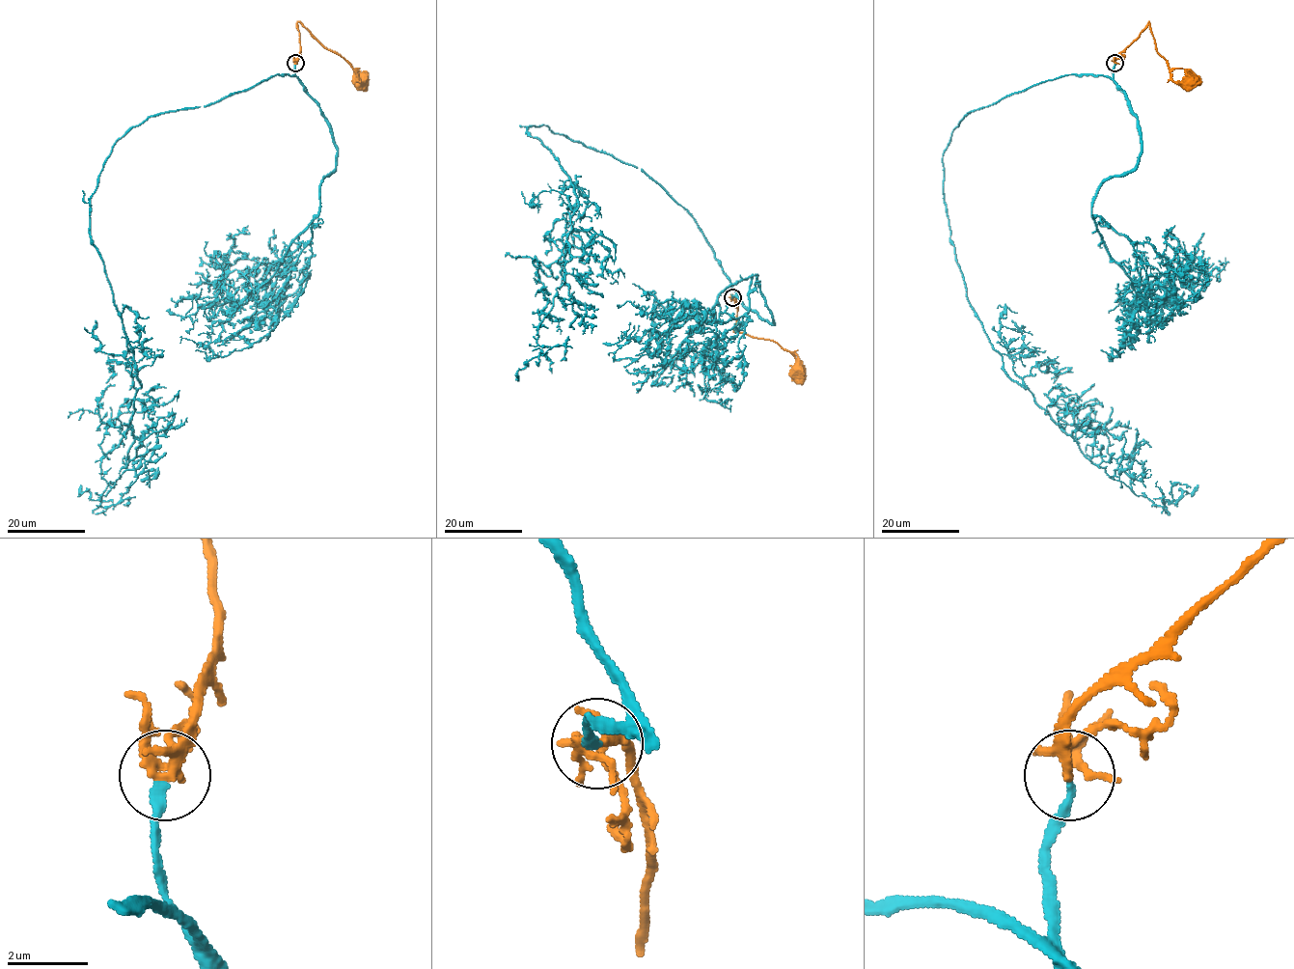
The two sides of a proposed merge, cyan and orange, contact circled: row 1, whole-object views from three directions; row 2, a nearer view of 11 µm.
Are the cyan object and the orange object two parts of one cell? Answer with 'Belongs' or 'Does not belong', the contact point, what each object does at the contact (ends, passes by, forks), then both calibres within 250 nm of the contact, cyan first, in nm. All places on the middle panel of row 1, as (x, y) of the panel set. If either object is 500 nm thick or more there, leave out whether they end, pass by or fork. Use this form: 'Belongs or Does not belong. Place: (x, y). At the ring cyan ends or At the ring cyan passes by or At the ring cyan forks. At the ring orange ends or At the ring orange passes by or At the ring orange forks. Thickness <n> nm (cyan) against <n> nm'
Belongs. Place: (732, 297). At the ring cyan ends. At the ring orange forks. Thickness 220 nm (cyan) against 200 nm

